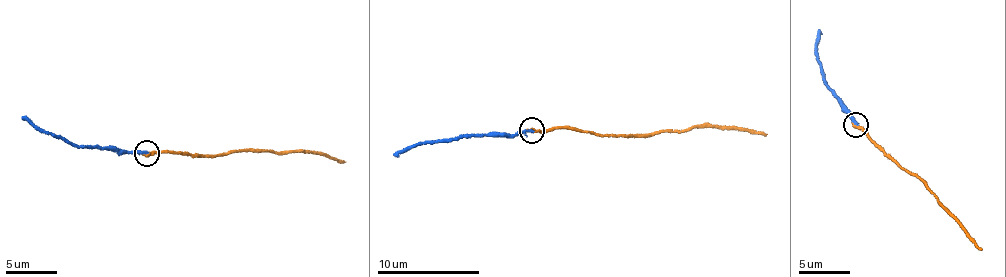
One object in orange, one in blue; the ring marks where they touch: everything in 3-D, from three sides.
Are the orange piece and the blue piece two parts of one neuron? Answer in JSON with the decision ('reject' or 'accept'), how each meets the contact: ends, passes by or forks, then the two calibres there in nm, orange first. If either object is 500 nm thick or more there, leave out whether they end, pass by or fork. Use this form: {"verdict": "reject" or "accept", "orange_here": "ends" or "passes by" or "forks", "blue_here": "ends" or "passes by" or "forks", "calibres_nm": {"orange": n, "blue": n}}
{"verdict": "accept", "orange_here": "ends", "blue_here": "ends", "calibres_nm": {"orange": 320, "blue": 240}}

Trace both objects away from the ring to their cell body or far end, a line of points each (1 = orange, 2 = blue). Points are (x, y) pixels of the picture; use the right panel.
1: (856, 125), (903, 168), (925, 182), (981, 250)
2: (856, 125), (824, 85), (814, 48), (819, 29)

